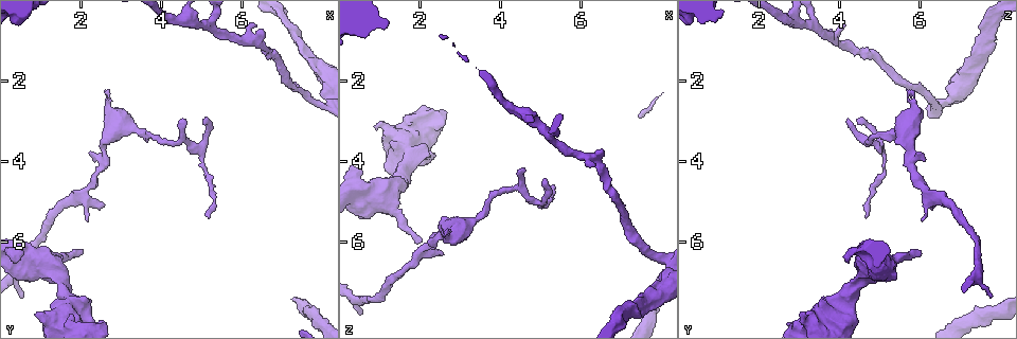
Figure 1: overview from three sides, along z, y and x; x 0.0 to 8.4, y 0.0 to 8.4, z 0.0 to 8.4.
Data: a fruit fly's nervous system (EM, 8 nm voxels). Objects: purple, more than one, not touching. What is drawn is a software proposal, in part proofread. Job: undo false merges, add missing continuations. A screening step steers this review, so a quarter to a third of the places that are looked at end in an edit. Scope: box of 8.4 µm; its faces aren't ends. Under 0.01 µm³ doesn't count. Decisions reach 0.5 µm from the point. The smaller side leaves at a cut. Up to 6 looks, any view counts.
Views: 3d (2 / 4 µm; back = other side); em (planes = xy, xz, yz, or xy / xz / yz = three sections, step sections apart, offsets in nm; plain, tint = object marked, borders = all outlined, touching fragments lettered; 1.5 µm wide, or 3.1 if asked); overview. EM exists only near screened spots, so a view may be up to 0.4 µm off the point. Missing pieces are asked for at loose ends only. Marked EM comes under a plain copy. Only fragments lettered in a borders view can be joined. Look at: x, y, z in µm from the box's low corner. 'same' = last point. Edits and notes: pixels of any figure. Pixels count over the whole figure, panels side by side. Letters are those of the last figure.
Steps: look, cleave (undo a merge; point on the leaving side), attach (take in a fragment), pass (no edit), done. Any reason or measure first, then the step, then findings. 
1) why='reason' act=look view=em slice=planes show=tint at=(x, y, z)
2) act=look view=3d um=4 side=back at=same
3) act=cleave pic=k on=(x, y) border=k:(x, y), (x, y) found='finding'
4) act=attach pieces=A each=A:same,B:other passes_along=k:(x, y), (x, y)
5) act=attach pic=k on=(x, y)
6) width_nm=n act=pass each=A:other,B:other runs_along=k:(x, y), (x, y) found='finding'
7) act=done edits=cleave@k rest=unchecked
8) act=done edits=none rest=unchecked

why='an open end' act=look view=em slice=planes show=tint at=(0.90, 7.75, 3.10)

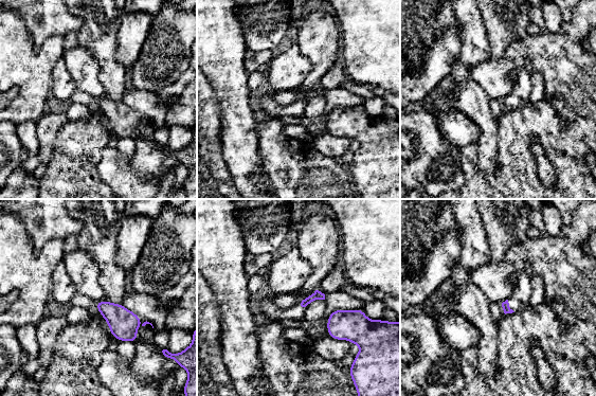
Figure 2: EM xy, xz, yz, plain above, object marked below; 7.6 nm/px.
act=look view=em slice=planes show=borders at=same

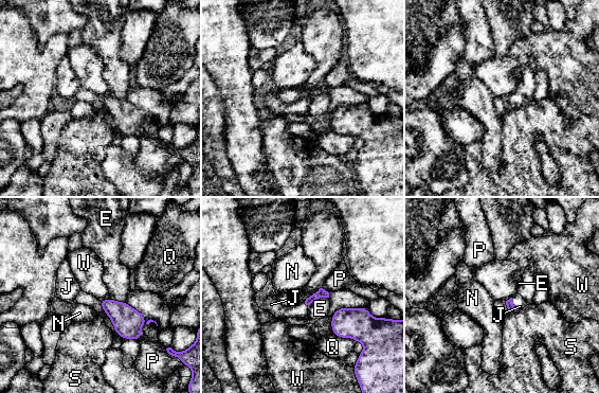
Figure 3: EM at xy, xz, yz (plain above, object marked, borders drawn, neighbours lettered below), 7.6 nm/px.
act=attach pieces=J each=E:other,J:same,N:other,P:other,Q:other,S:other,W:other passes_along=3:(509, 303), (512, 304), (519, 302) found='the neuron continues'

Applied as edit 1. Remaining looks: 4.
why='see it whole again' act=look view=overview

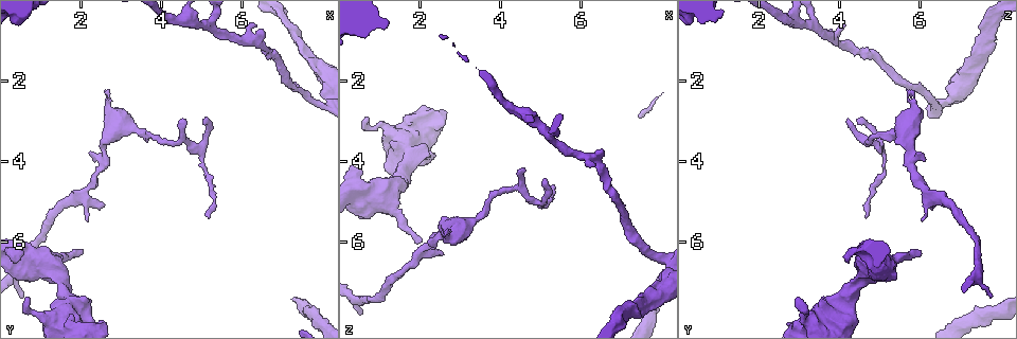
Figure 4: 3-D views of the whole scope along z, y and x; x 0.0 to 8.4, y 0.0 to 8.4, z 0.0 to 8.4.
why='branch stops here' act=look view=3d um=4 at=(2.75, 2.30, 5.70)

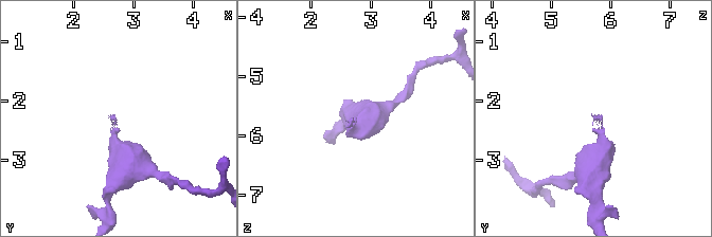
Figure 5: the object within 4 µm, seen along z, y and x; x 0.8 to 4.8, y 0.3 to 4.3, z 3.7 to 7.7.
why='need the tissue' act=look view=em slice=planes show=borders at=(2.75, 2.25, 5.65)

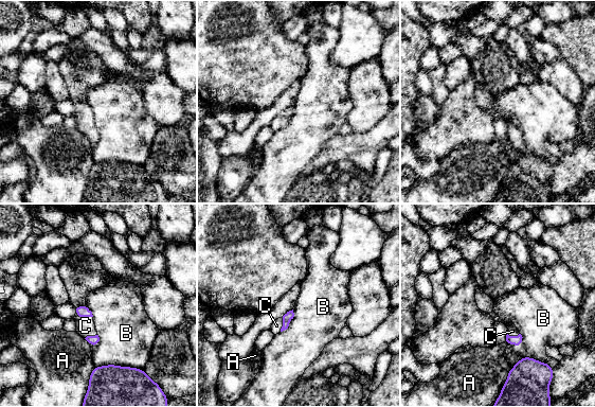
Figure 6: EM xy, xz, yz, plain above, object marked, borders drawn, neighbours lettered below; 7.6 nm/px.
longest_contact=B:300nm act=attach pieces=C each=A:other,B:other,C:same passes_along=6:(84, 311), (84, 316), (85, 325) found='the neuron continues'

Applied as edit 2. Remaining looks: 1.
act=look view=em slice=planes show=borders at=(7.75, 1.45, 7.50)

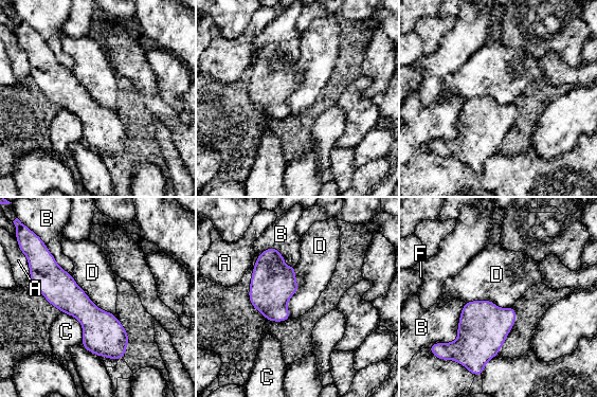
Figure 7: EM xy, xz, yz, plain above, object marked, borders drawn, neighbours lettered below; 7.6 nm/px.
width_nm=260 act=pass each=A:other,B:other,C:other,D:other,F:other runs_along=7:(32, 251), (44, 272), (114, 346) found='one neuron here'

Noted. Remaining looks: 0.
act=done edits=attach@3,attach@6 rest=unchecked

